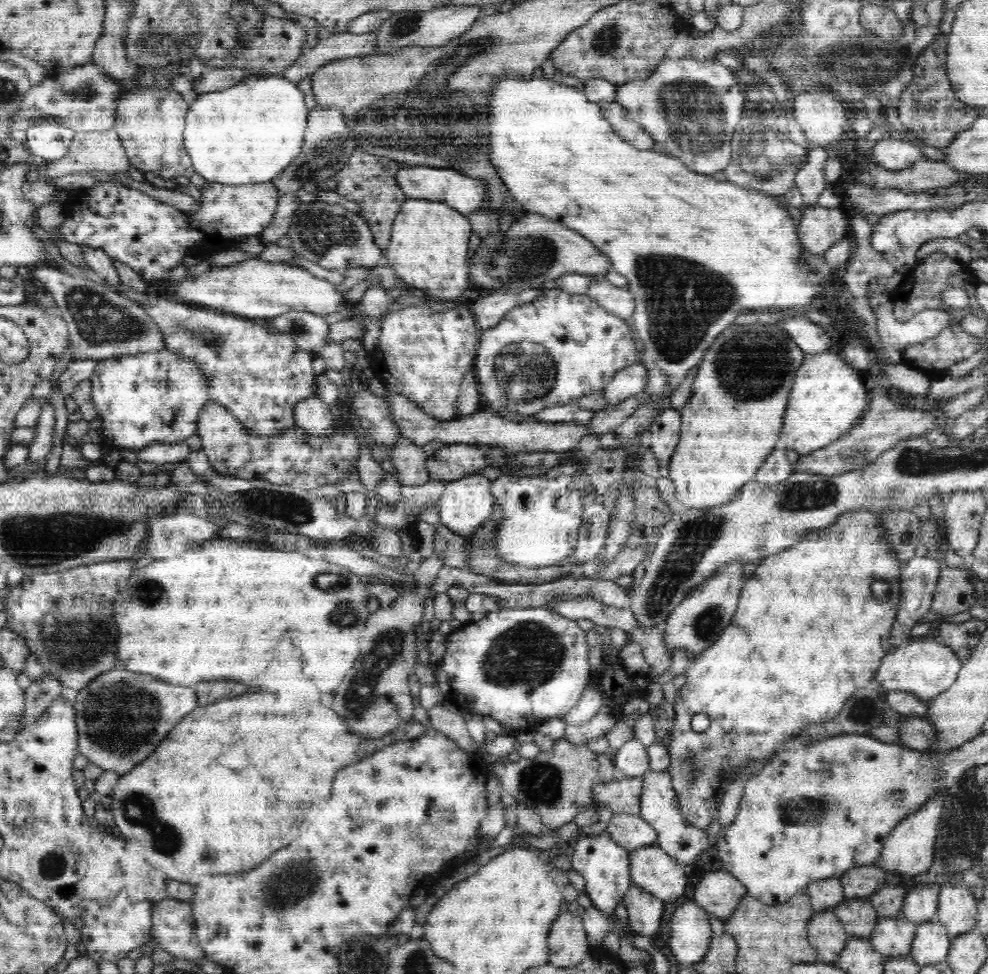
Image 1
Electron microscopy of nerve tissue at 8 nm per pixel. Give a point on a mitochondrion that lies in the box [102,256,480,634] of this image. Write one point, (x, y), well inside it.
(287, 507)

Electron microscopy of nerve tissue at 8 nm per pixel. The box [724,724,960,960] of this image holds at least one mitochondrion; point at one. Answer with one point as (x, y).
(808, 809)

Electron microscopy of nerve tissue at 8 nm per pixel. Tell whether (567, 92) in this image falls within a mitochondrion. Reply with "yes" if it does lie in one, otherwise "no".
no

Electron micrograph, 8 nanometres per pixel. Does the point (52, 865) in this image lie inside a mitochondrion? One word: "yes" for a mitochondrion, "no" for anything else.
yes

